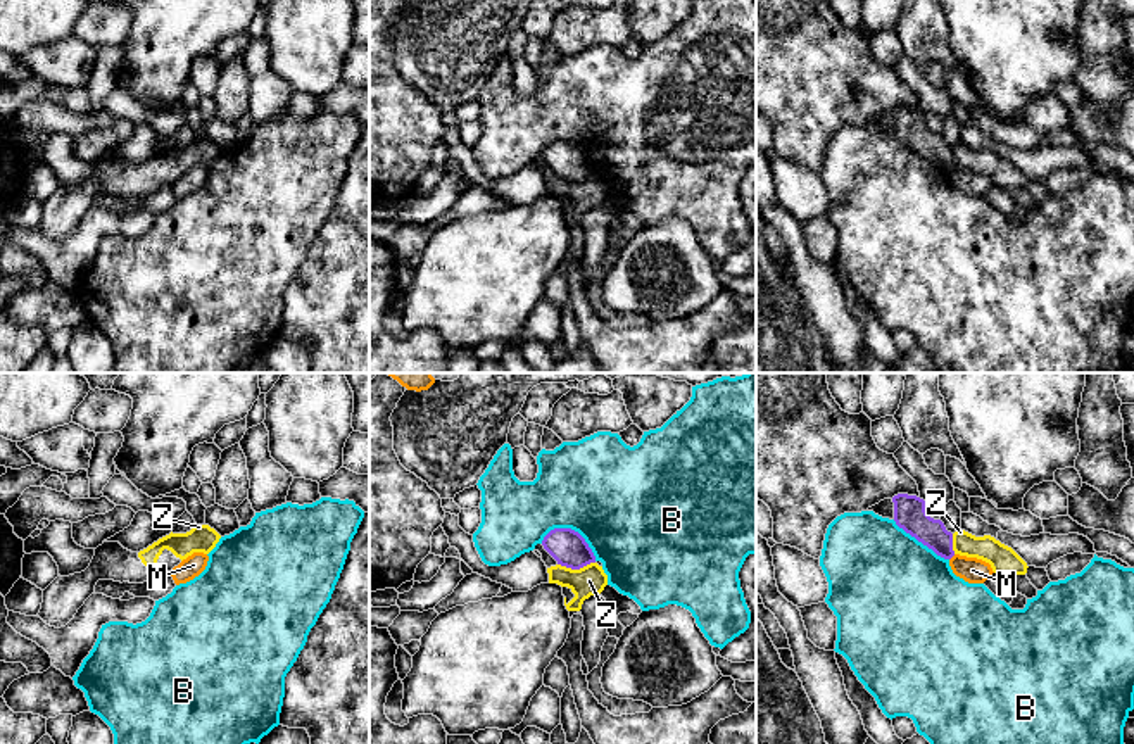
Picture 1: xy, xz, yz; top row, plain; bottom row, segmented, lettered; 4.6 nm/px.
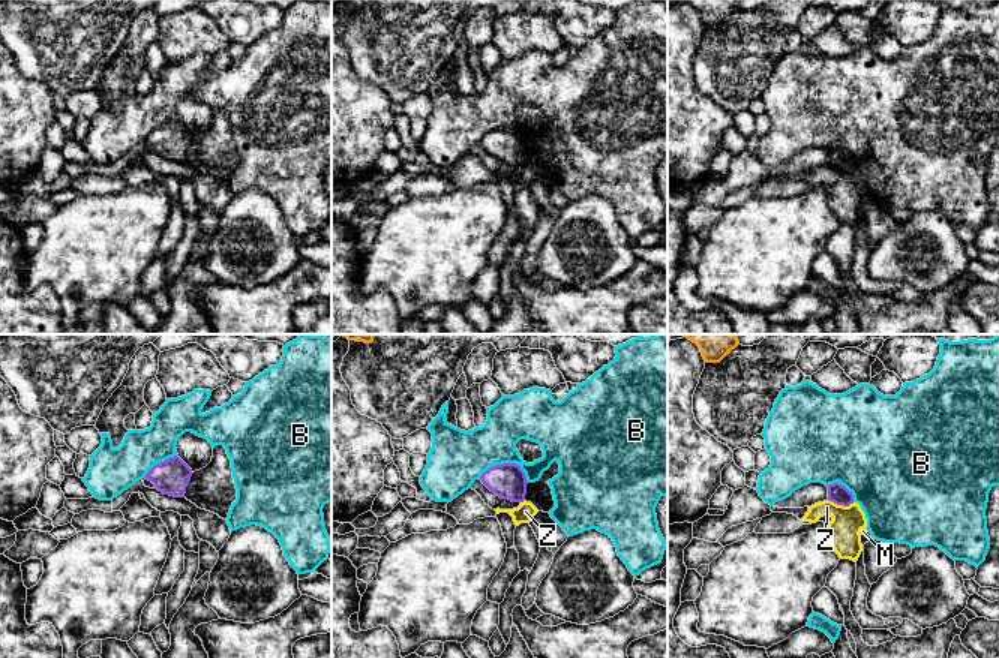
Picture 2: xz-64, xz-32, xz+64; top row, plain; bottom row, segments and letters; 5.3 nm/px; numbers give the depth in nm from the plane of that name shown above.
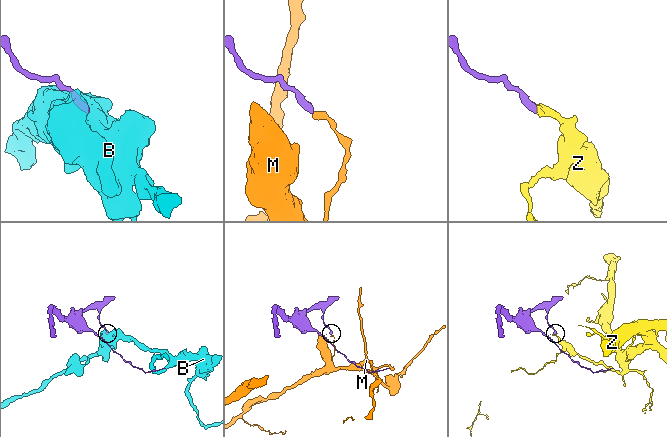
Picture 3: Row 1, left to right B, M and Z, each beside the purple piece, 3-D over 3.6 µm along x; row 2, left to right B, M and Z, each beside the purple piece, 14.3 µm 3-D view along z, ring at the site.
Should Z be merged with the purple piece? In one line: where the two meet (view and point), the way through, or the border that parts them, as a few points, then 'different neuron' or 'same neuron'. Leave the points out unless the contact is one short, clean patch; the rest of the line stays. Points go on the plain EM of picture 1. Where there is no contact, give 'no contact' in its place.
meets purple in xz at (575, 182); border along xz (594, 175), (579, 182), (558, 178); different neuron

